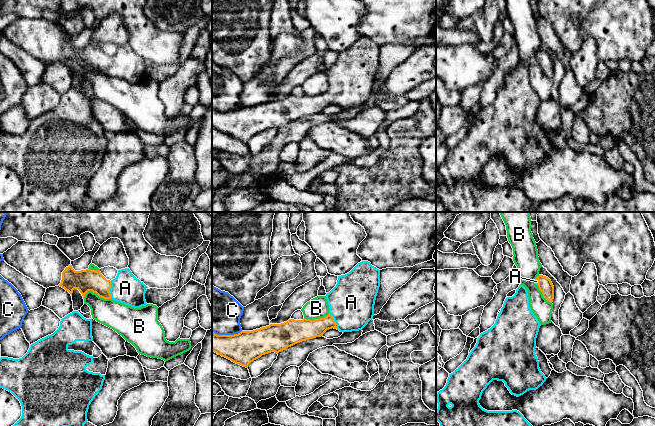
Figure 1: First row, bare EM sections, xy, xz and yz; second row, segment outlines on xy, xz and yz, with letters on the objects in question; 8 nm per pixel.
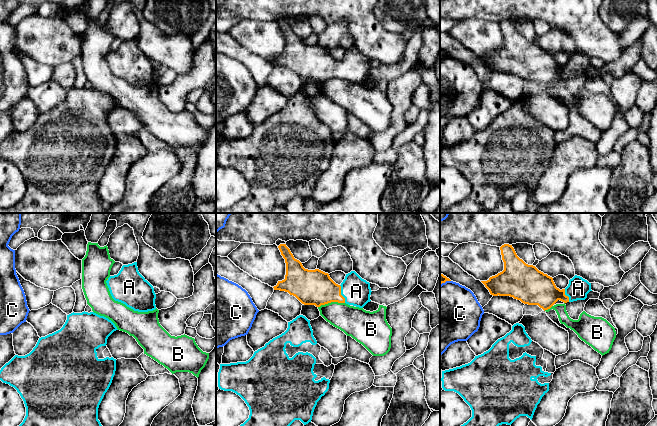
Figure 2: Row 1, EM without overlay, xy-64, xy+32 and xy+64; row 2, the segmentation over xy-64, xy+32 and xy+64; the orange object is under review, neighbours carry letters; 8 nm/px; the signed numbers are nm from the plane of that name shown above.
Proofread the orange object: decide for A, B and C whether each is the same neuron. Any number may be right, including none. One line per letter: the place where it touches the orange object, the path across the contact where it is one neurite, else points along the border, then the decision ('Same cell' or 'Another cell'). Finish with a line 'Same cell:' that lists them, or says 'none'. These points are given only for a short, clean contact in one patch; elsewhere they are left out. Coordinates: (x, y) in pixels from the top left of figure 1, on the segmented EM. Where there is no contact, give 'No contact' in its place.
A: Touches orange at xy (109, 289). Path across: xy (86, 280), (109, 289), (125, 288). Same cell
B: Touches orange at xy (96, 293). Another cell
C: Touches orange at xz (227, 335). Another cell
Same cell: A

